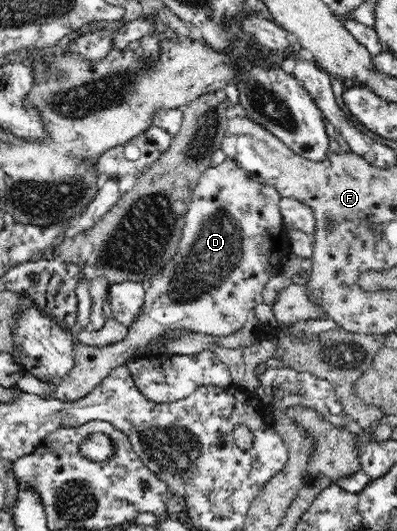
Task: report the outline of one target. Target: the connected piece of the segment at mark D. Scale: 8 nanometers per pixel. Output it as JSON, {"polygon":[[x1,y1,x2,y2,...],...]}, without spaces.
{"polygon":[[226,158,222,164,207,168,193,190,178,251,158,274,152,276,149,288,145,291,141,317,128,328,126,336,114,344,92,347,75,339,74,362,66,378,62,378,62,382,54,387,51,397,62,402,80,400,90,394,114,367,128,364,129,360,136,356,134,350,150,346,154,340,168,332,184,329,190,333,230,336,240,331,254,307,263,303,263,290,270,277,280,274,280,268,292,254,280,202,281,192,278,192,277,188,272,184,253,180,248,171,232,158]]}

